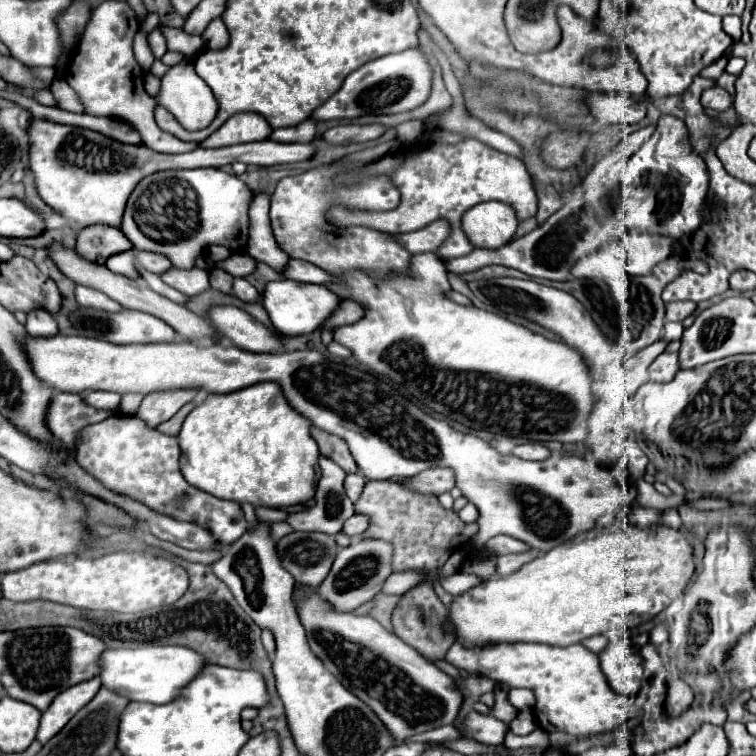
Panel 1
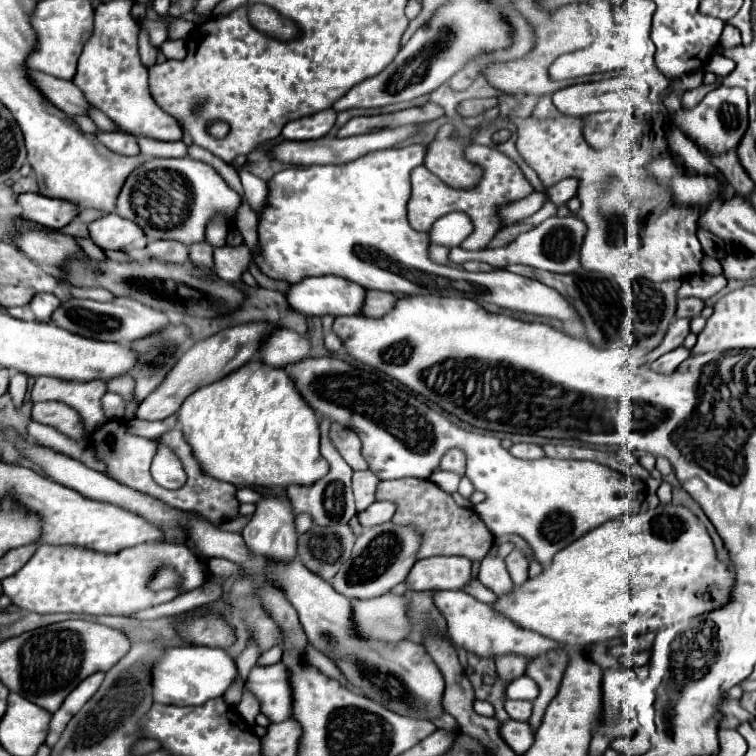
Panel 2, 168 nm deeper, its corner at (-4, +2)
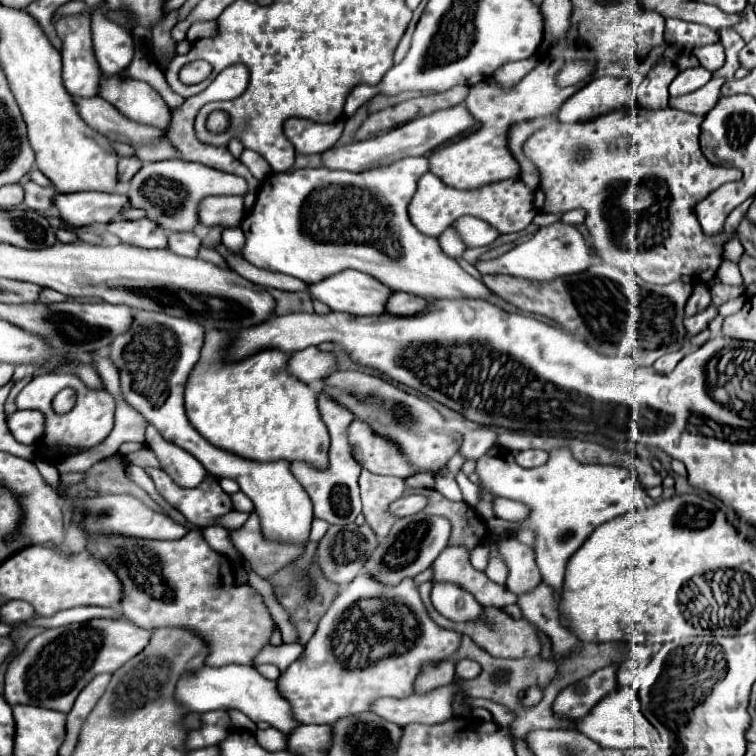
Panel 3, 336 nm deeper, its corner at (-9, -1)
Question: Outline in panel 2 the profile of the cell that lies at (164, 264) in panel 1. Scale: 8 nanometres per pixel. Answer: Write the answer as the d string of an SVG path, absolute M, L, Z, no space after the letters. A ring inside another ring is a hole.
M154 240L146 246L146 256L162 258L166 262L186 264L188 262L188 246L174 240Z

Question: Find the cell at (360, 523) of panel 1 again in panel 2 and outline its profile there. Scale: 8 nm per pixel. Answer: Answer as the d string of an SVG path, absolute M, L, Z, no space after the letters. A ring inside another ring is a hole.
M380 500L380 502L374 502L370 508L366 508L364 512L360 512L358 518L360 518L362 526L376 526L376 524L390 522L394 516L394 510L396 510L394 502Z

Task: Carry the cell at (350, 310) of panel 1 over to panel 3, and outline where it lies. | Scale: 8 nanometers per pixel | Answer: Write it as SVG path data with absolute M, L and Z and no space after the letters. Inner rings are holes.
M393 293L385 303L385 313L411 315L411 313L419 313L419 309L423 309L425 305L427 301L423 301L421 297L411 297L409 293Z

